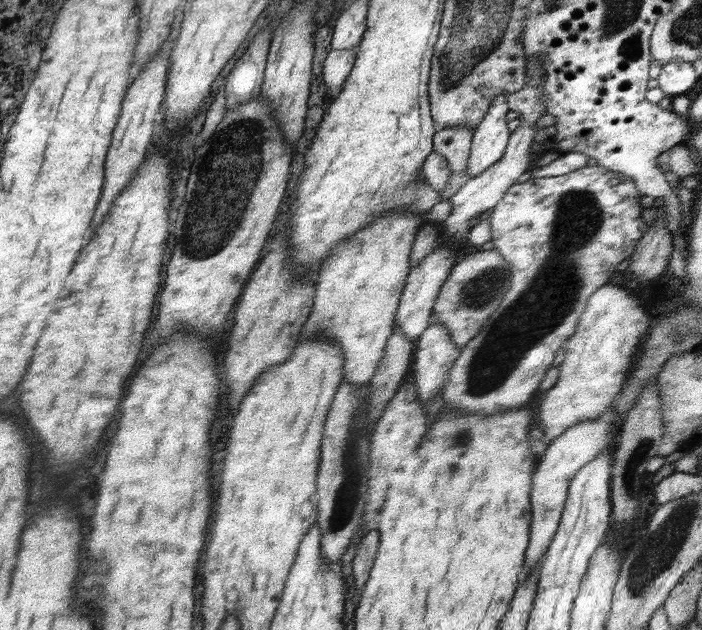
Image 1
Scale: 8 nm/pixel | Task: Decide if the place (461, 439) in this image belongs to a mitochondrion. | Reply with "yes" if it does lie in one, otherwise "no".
no

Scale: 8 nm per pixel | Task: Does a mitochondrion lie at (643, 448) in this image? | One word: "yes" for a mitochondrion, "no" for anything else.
yes

